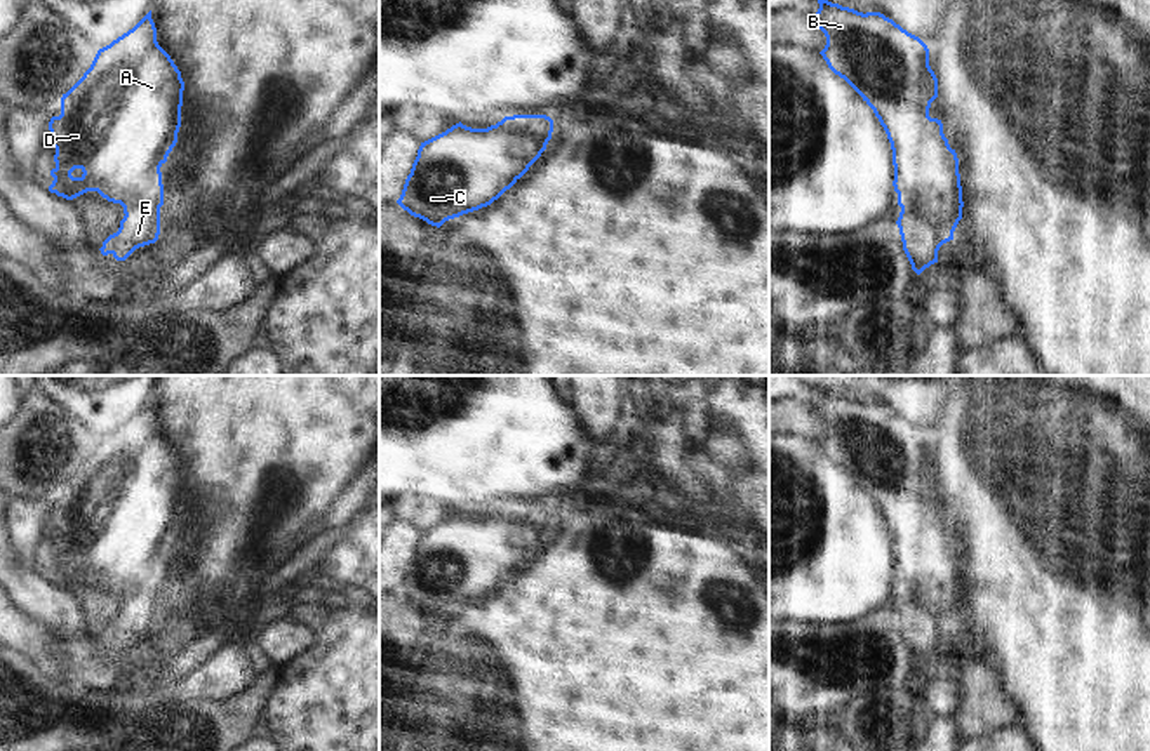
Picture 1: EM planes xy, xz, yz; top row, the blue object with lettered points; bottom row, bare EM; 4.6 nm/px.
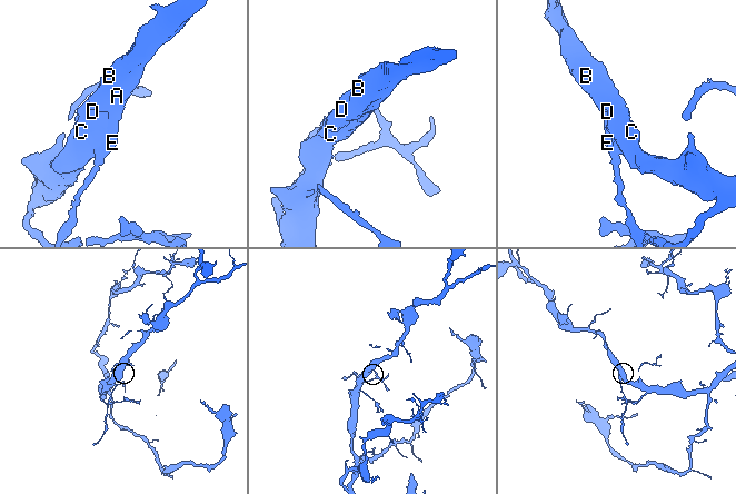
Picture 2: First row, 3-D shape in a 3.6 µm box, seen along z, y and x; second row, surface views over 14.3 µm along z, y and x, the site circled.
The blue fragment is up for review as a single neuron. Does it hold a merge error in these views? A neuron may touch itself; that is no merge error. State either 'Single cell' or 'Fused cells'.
Fused cells

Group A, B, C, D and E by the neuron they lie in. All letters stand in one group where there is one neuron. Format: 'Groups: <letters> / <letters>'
Groups: A B C D / E

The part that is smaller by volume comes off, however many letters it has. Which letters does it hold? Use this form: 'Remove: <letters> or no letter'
Remove: E

